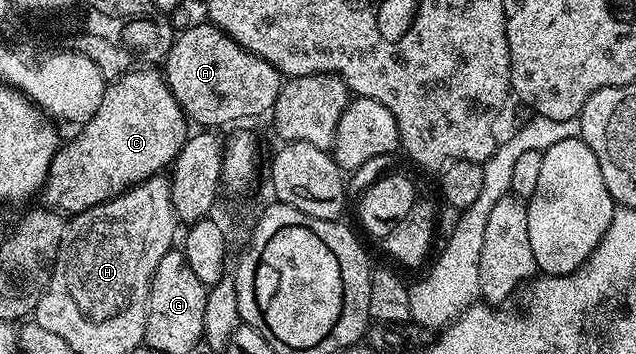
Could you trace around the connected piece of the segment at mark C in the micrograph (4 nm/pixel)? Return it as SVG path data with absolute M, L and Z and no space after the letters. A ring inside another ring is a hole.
M136 69L120 75L106 86L99 109L88 122L82 124L77 137L70 144L64 142L55 152L39 194L40 200L44 201L42 204L50 210L76 215L123 195L130 187L160 174L164 170L162 167L170 168L174 164L189 137L187 127L187 116L158 70Z

